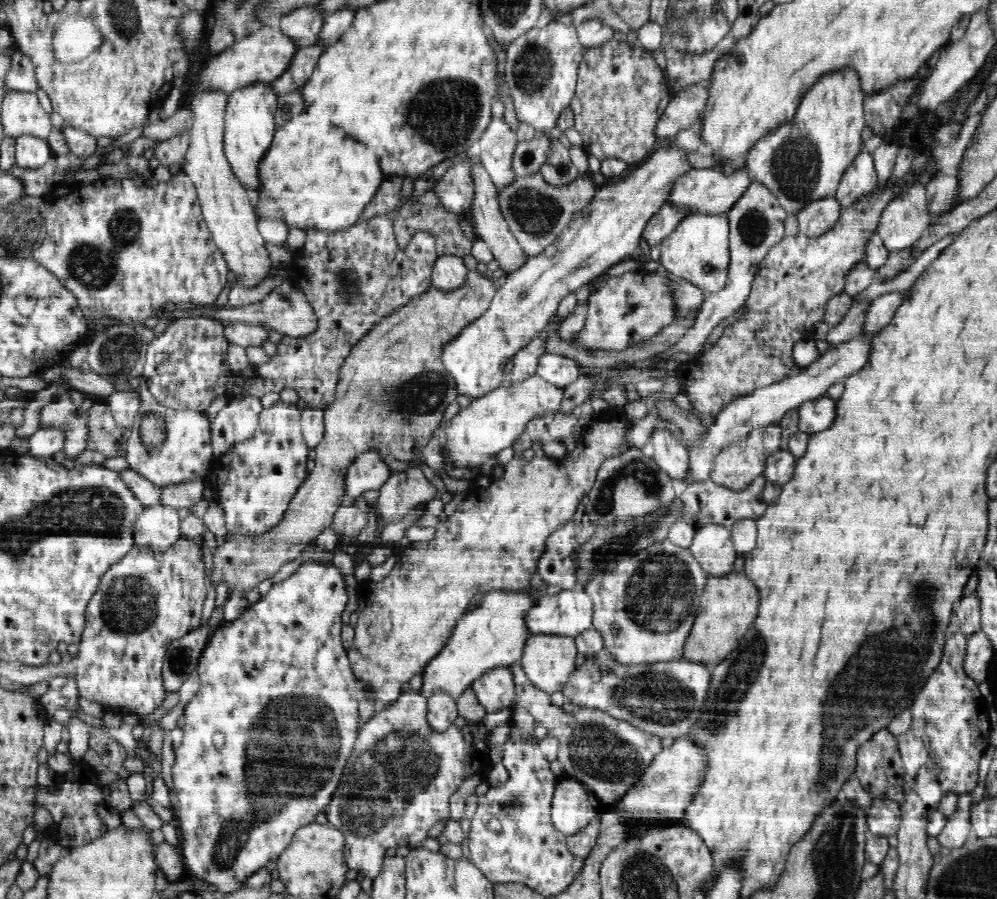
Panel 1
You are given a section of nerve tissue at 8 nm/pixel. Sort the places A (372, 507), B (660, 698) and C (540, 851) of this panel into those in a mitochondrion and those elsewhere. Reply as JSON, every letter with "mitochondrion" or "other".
{"A":"other","B":"mitochondrion","C":"other"}

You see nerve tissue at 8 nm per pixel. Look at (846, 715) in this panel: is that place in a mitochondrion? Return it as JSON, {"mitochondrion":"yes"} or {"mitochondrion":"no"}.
{"mitochondrion":"yes"}

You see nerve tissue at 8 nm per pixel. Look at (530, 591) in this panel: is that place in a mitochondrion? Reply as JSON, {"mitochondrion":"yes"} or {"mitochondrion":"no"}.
{"mitochondrion":"no"}

